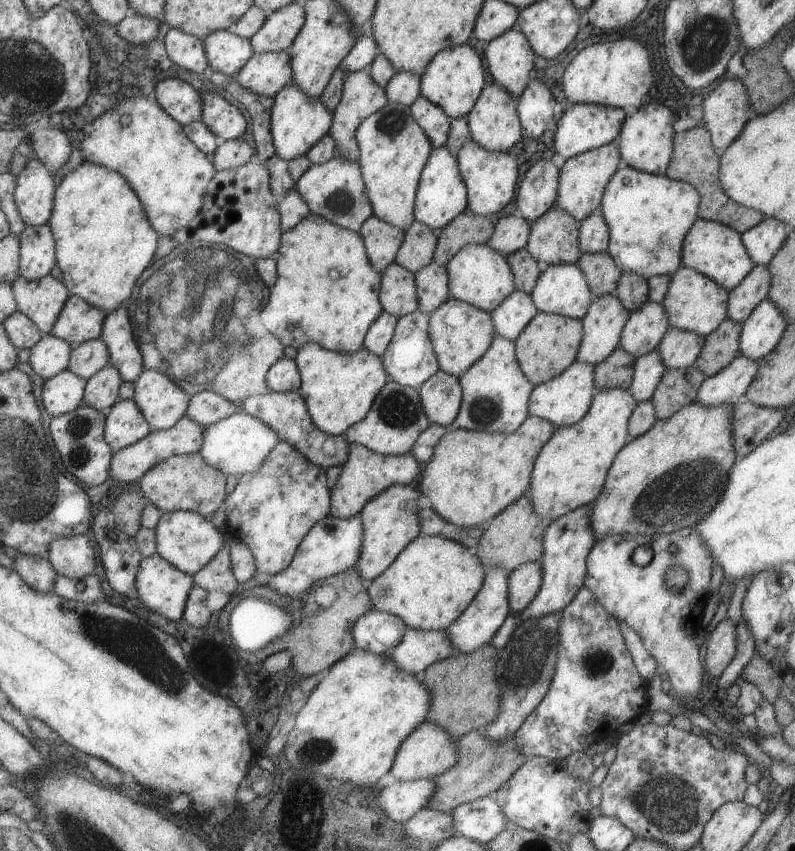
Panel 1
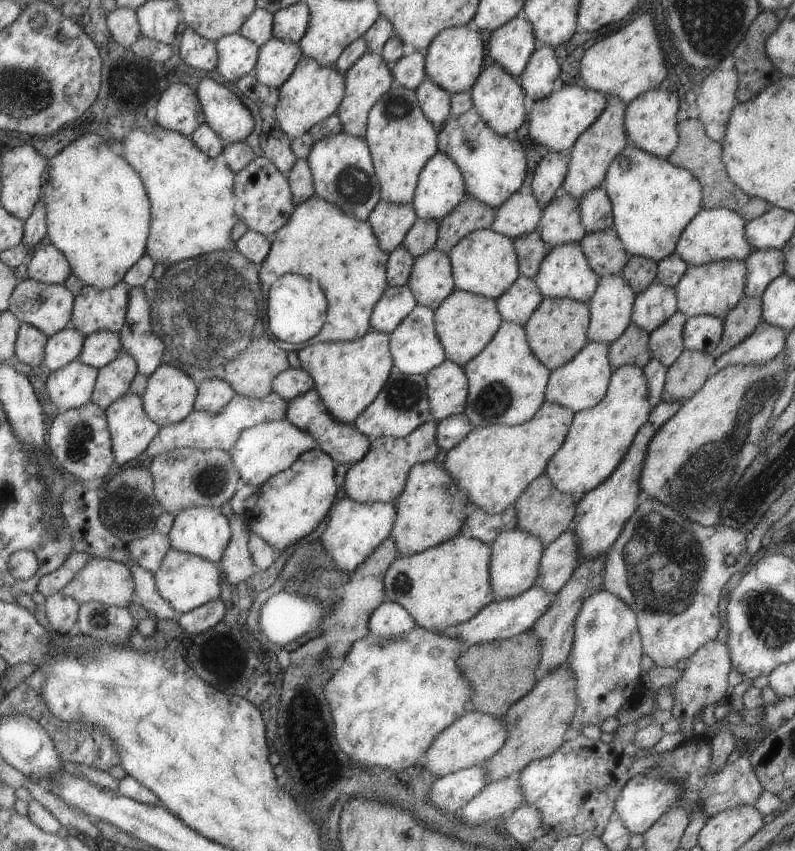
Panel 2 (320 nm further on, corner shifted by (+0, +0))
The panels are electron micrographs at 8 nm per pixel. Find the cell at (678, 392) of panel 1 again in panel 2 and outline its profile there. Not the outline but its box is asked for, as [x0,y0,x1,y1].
[660,348,717,402]

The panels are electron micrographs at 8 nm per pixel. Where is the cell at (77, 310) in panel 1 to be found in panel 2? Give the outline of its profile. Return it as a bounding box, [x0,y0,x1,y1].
[69,280,128,337]

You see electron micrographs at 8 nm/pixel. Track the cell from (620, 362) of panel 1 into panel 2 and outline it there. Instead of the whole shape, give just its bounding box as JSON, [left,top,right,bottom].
[608,323,651,370]

